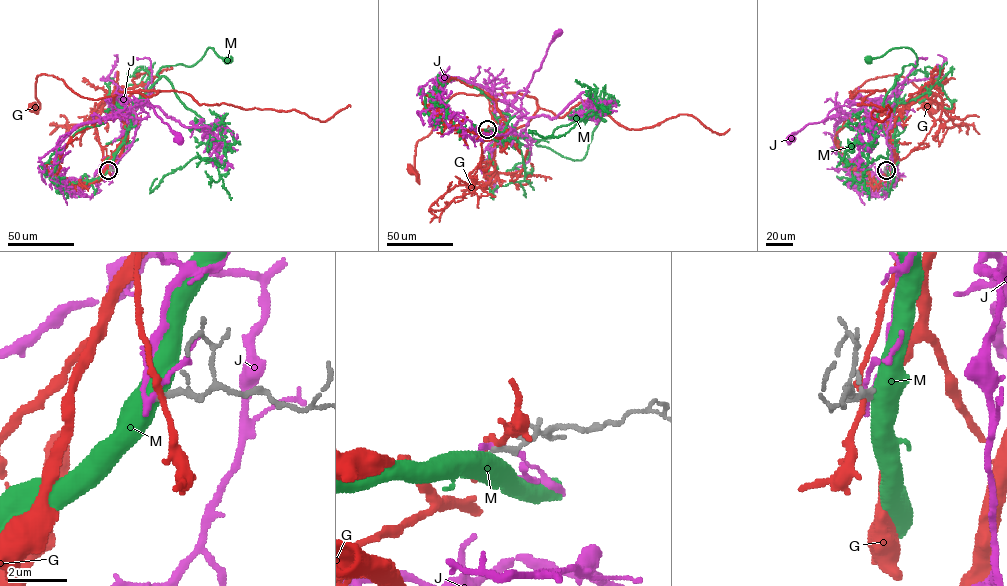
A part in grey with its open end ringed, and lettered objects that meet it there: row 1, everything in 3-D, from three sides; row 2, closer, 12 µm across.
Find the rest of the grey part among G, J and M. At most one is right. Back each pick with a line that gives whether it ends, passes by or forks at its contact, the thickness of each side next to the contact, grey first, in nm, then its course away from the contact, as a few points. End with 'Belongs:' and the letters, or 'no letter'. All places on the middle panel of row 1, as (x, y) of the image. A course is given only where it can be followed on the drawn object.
M: it passes by; calibres 150 and 500 nm; course (488, 129), (508, 138), (536, 139), (537, 146), (581, 160), (601, 116), (608, 112)
Belongs: M

